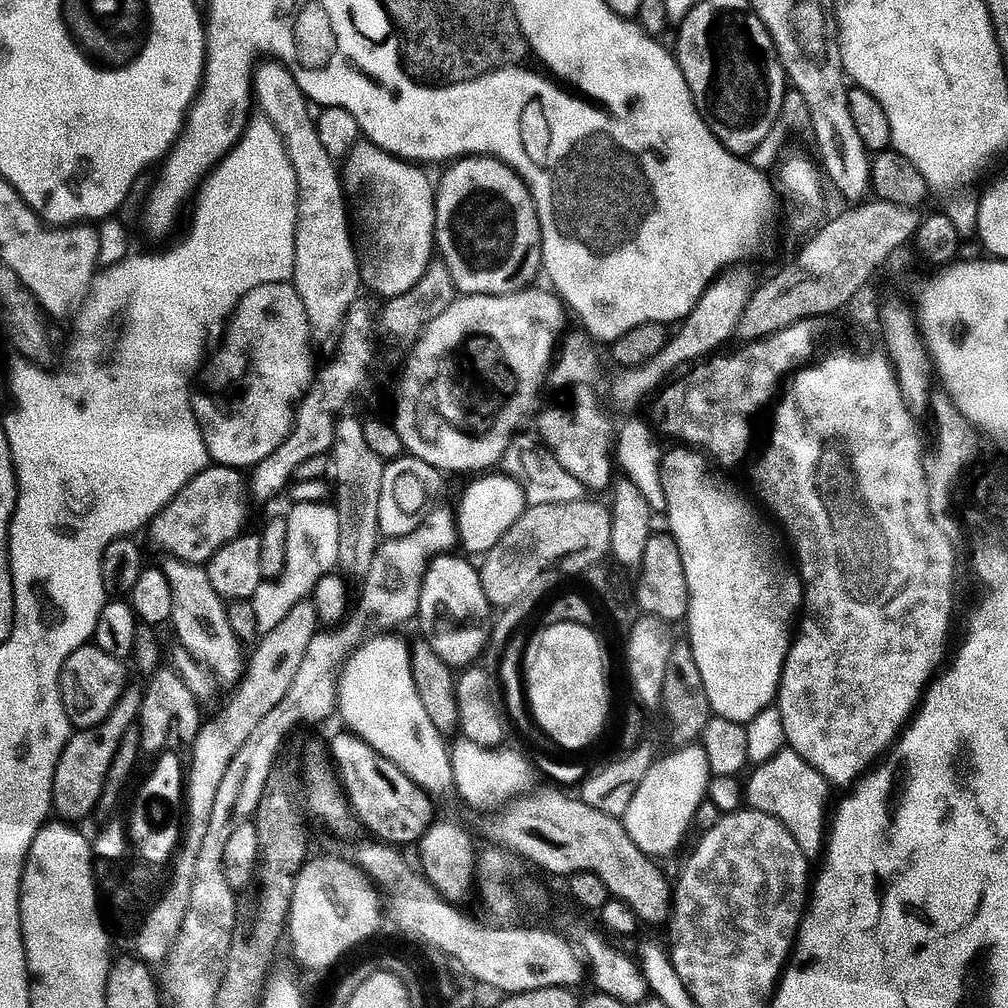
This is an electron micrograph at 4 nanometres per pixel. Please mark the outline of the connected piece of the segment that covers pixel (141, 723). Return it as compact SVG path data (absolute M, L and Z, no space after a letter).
M172 666L160 667L146 680L144 688L143 706L138 721L141 749L152 756L167 751L191 749L204 723L204 716L201 716L199 707L201 708L200 702L176 669Z

